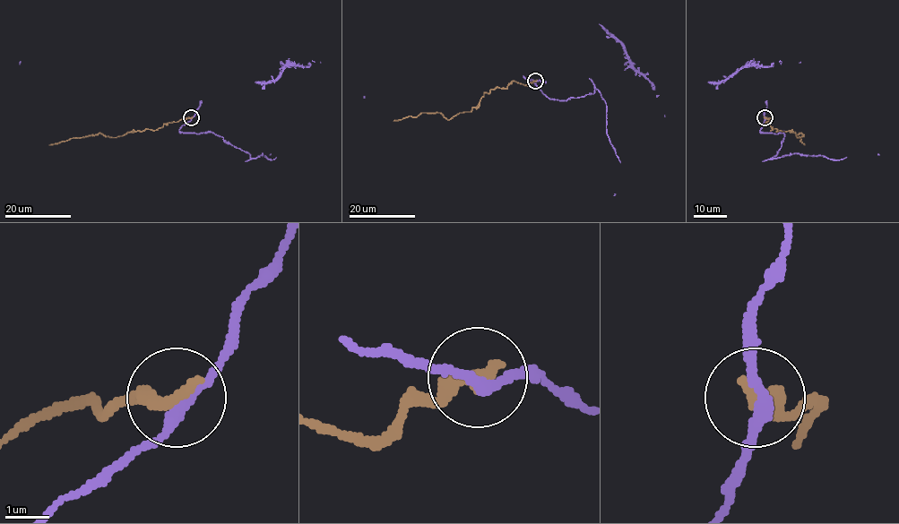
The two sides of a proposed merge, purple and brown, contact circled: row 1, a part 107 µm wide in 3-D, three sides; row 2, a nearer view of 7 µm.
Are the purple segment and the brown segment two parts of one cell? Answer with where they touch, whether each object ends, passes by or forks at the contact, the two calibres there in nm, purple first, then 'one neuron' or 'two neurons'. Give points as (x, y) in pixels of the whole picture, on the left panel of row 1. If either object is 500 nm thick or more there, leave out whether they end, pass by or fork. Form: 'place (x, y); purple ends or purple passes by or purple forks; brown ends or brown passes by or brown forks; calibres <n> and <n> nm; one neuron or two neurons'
place (191, 117); purple passes by; brown ends; calibres 240 and 400 nm; two neurons

